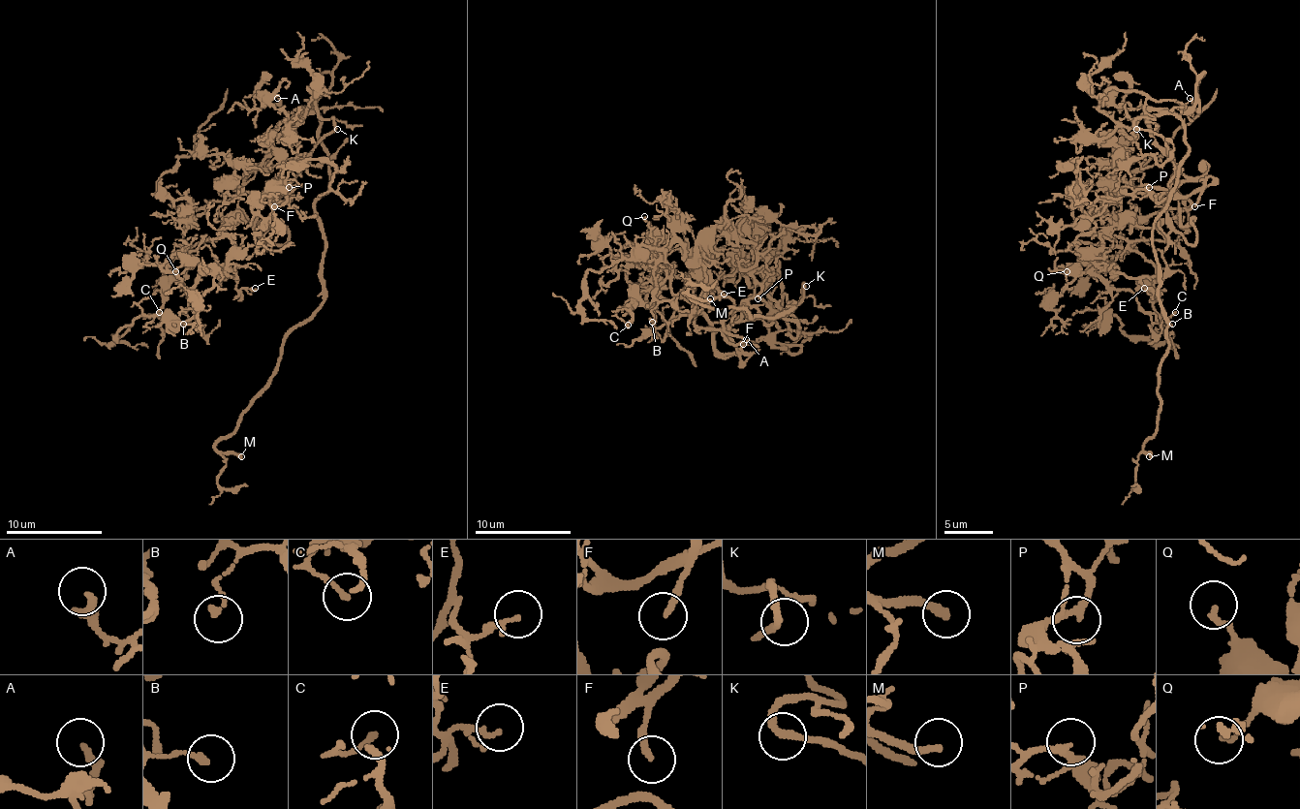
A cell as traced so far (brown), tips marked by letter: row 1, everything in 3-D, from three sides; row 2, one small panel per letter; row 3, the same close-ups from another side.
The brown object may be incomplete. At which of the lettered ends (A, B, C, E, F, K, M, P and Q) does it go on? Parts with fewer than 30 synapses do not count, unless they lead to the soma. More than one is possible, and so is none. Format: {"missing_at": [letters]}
{"missing_at": ["M"]}

